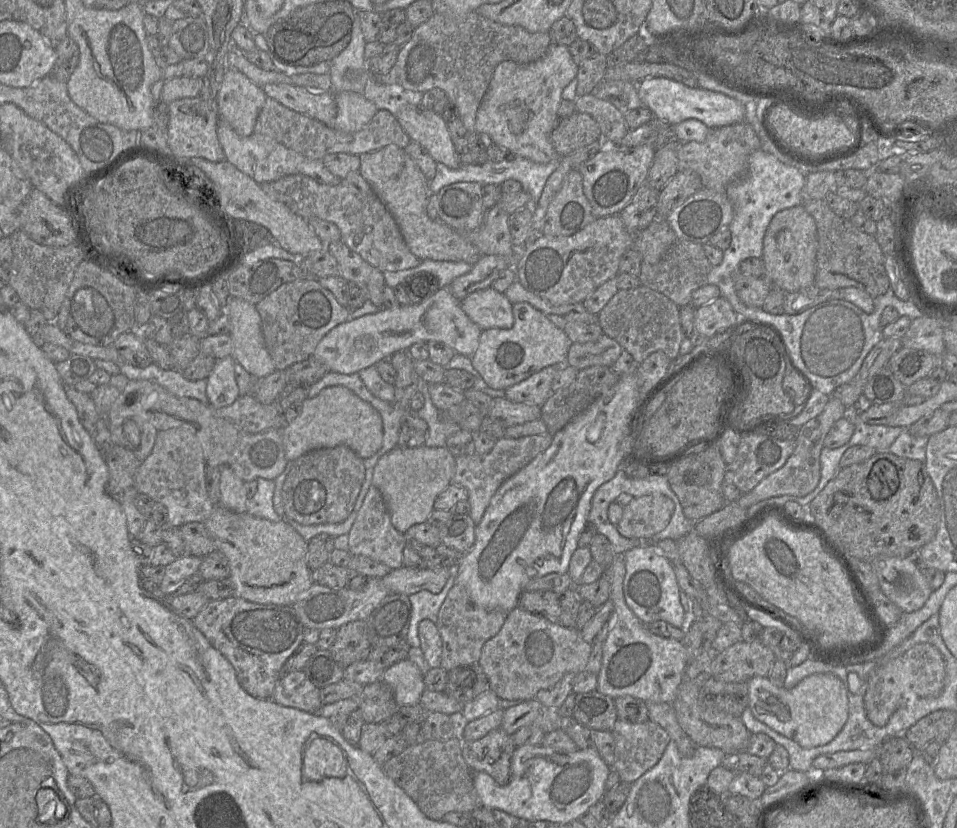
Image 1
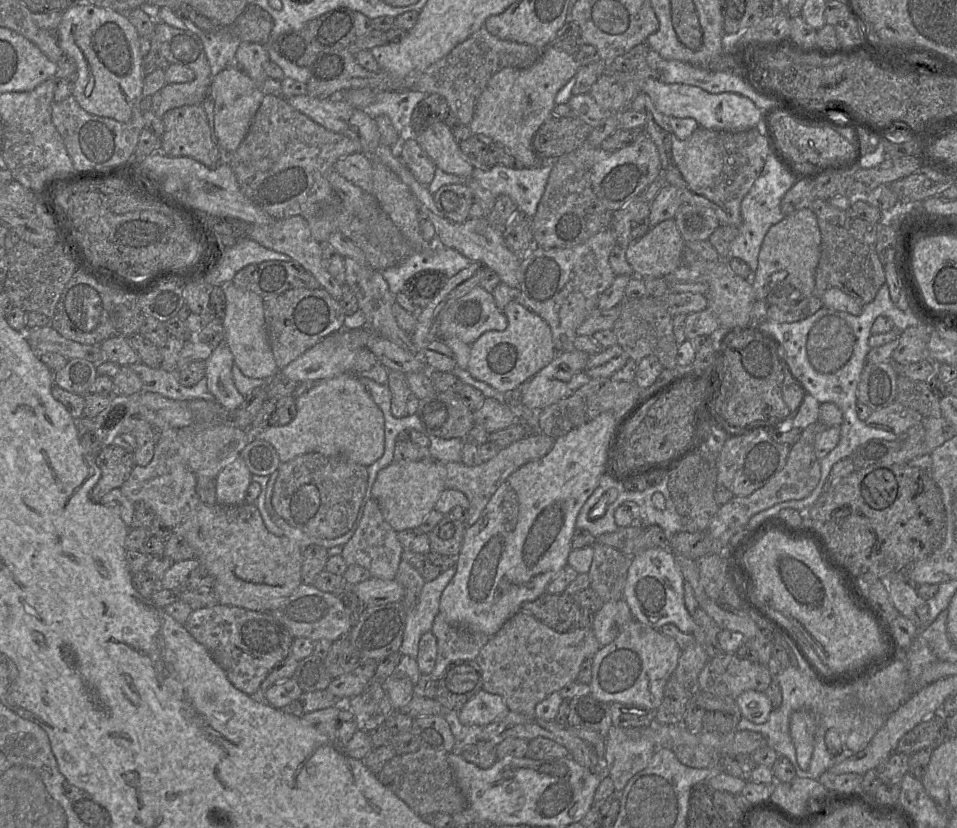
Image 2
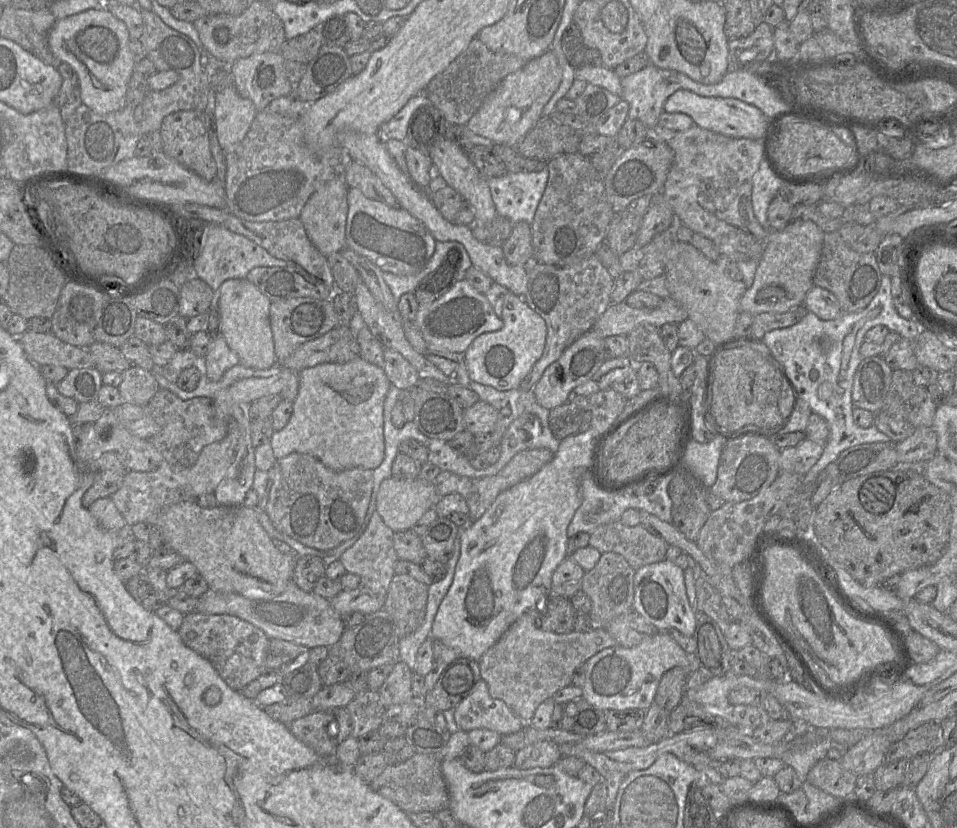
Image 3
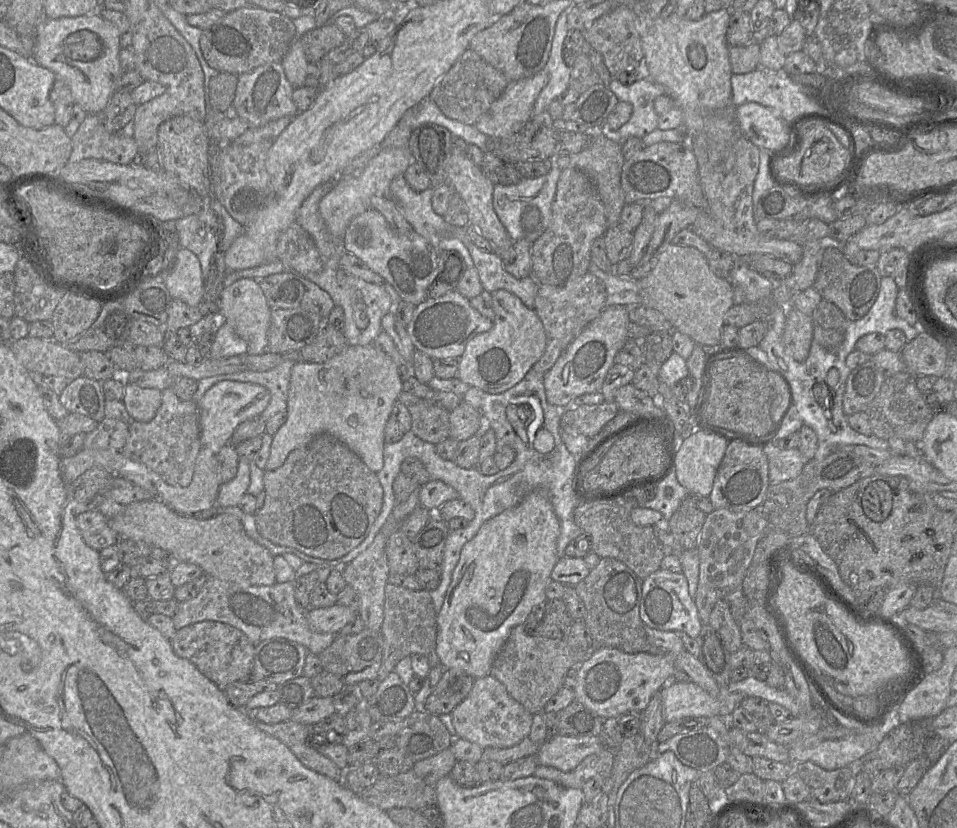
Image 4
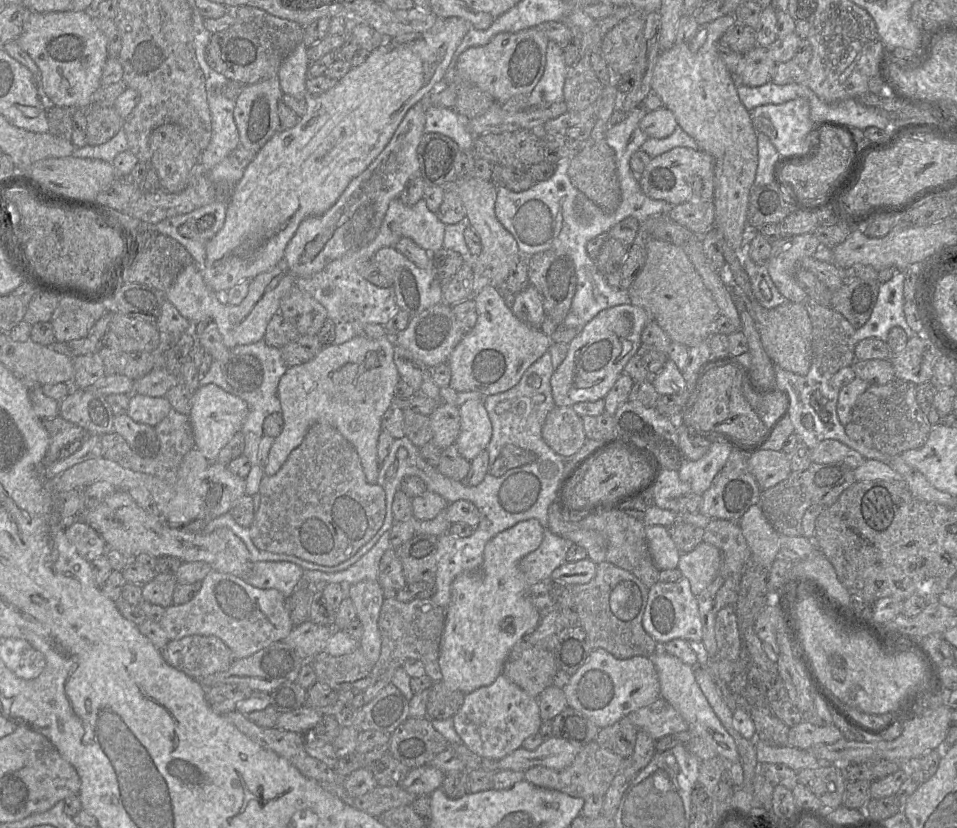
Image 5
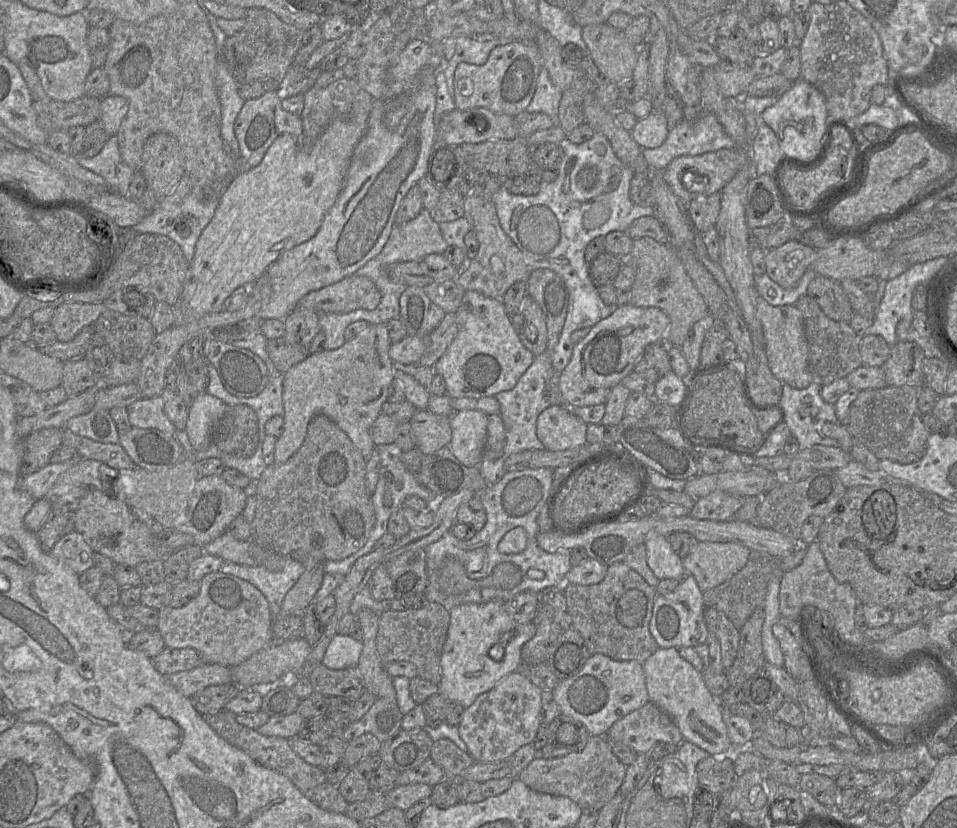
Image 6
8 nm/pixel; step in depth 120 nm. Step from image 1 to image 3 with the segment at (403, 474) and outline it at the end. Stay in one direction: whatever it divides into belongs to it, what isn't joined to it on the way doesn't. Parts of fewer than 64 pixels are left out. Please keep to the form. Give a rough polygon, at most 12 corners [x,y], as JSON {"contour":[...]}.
{"contour":[[390,477],[376,511],[411,530],[441,497],[433,482]]}

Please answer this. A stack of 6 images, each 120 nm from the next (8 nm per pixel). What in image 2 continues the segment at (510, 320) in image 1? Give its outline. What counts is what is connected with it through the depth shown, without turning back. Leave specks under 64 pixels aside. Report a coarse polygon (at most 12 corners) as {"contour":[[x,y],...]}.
{"contour":[[481,286],[445,308],[437,339],[471,345],[508,320]]}

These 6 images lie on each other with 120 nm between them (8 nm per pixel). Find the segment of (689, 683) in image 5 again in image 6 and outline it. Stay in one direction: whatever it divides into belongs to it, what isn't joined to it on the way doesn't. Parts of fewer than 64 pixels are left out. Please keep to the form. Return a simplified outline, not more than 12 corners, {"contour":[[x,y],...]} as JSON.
{"contour":[[677,648],[643,663],[649,701],[710,755],[731,746],[724,706]]}

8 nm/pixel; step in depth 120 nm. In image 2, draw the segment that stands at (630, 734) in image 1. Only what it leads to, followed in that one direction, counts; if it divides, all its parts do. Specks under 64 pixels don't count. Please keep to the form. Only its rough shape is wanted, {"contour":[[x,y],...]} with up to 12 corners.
{"contour":[[613,725],[603,772],[616,793],[648,766],[656,749]]}

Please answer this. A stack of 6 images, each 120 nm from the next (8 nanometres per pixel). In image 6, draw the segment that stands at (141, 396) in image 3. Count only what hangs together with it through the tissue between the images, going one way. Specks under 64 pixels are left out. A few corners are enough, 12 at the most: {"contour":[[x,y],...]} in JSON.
{"contour":[[161,396],[127,407],[130,425],[175,436]]}

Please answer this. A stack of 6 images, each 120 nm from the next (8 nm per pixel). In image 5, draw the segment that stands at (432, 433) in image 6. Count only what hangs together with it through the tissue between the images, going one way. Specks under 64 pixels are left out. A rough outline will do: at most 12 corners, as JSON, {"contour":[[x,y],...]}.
{"contour":[[441,403],[430,415],[431,442],[455,444],[459,407]]}

